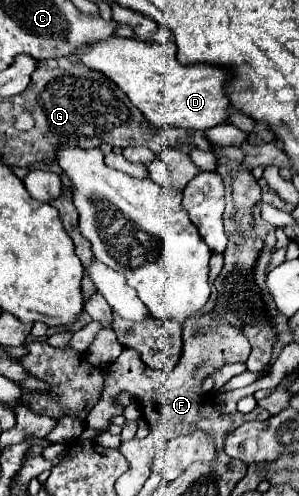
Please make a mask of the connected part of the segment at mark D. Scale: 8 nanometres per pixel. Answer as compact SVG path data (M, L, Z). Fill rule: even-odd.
M111 36L85 46L77 54L81 56L81 62L87 64L87 68L111 78L155 126L207 130L225 122L229 116L229 98L223 90L227 72L217 66L179 64L175 42L157 44Z

